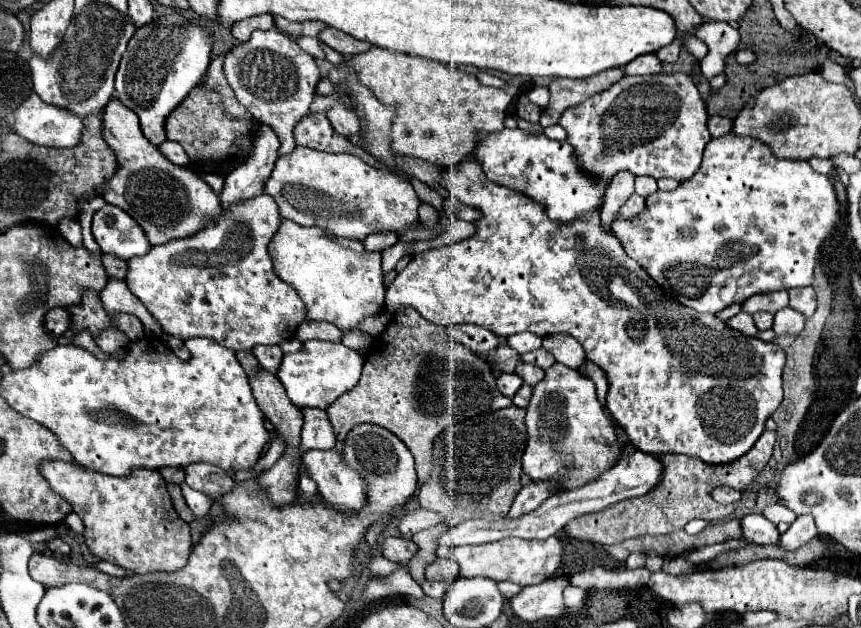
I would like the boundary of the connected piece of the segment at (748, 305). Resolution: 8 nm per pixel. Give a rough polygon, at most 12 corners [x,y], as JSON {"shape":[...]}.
{"shape":[[788,291],[758,293],[742,311],[776,313],[788,305]]}

